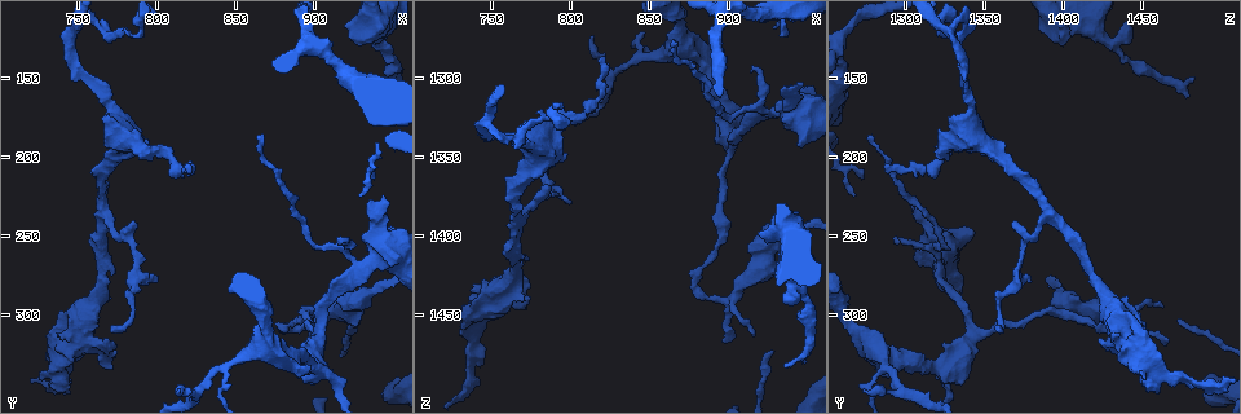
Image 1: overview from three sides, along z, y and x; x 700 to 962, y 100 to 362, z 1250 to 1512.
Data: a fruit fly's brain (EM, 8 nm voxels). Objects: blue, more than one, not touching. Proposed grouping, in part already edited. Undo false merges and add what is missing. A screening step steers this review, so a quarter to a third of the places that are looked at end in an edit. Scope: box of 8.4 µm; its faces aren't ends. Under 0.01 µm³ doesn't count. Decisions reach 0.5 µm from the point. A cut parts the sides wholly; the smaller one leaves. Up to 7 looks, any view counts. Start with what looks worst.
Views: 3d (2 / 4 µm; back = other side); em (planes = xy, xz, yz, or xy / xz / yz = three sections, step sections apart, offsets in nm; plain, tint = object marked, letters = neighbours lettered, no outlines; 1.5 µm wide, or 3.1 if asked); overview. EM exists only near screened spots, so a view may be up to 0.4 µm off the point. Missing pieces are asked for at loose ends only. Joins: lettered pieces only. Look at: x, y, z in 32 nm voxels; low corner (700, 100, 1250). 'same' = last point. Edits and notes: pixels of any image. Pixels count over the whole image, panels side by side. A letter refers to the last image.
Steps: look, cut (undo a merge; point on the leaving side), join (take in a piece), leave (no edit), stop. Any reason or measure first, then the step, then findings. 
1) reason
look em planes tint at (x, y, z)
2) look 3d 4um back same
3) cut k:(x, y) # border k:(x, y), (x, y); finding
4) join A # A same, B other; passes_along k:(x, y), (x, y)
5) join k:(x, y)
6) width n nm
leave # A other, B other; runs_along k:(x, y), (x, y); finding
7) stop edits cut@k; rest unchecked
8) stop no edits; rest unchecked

an open end
look 3d 4um back at (944, 224, 1304)

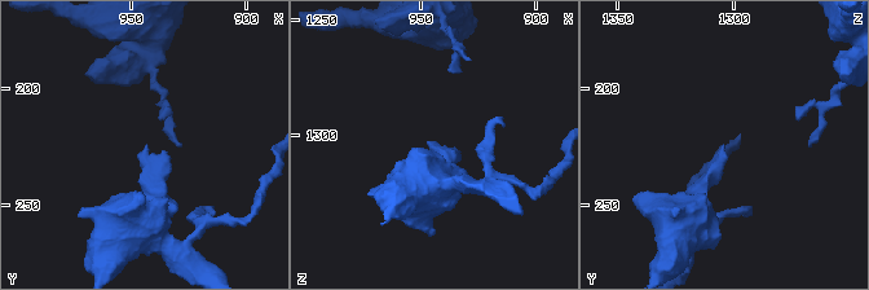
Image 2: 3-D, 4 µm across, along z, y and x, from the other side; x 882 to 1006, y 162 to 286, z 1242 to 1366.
now the EM
look em xy step 4 tint at (943, 224, 1306)

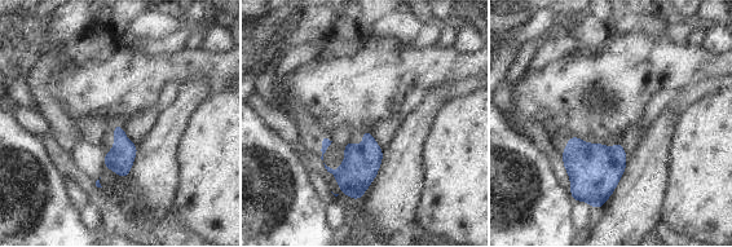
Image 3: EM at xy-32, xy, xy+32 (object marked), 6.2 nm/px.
look em yz step 4 letters same

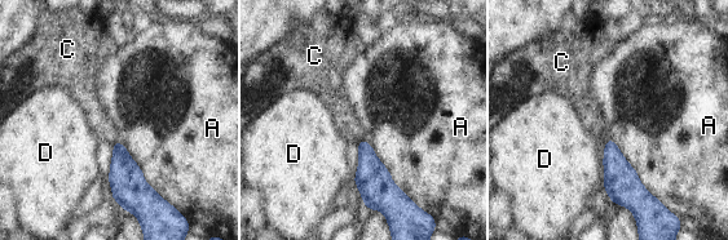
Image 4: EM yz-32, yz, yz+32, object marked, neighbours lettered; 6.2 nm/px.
longest_contact A 460 nm
leave # A other, C other, D other; no lettered piece goes on from it

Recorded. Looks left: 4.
tapers out
look em 3.1um xz step 8 letters at (936, 148, 1482)

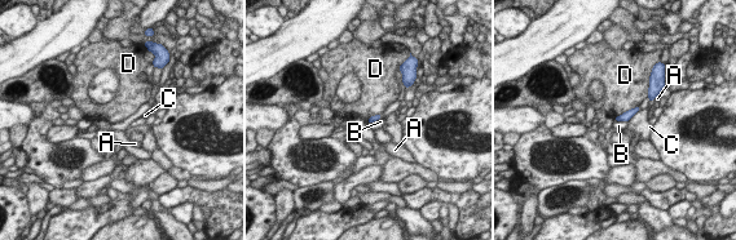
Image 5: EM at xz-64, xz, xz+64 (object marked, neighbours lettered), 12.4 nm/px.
leave # A other, B other, C other, D other; border 5:(638, 105), (617, 116); none of them fits

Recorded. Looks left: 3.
branch point
look em yz step 4 letters at (746, 122, 1328)

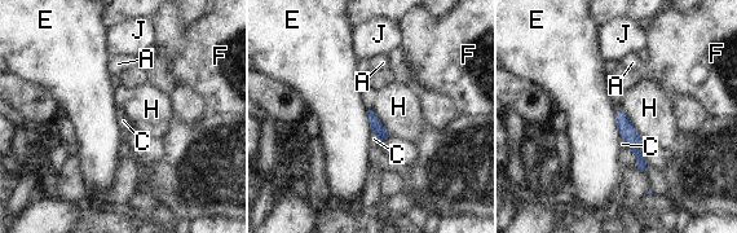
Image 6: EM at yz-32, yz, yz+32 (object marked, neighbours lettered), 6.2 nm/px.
cut it another way
look em xy step 4 letters same

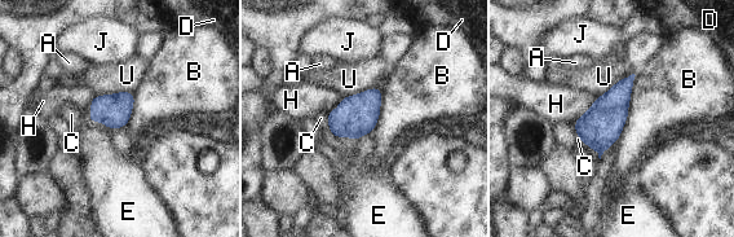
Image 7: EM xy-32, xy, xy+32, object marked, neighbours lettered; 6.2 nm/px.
leave # A other, B other, C other, D other, E other, H other, J other, U other; border 7:(91, 106), (88, 118), (106, 127); one neuron here

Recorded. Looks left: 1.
stop no edits; rest unchecked

